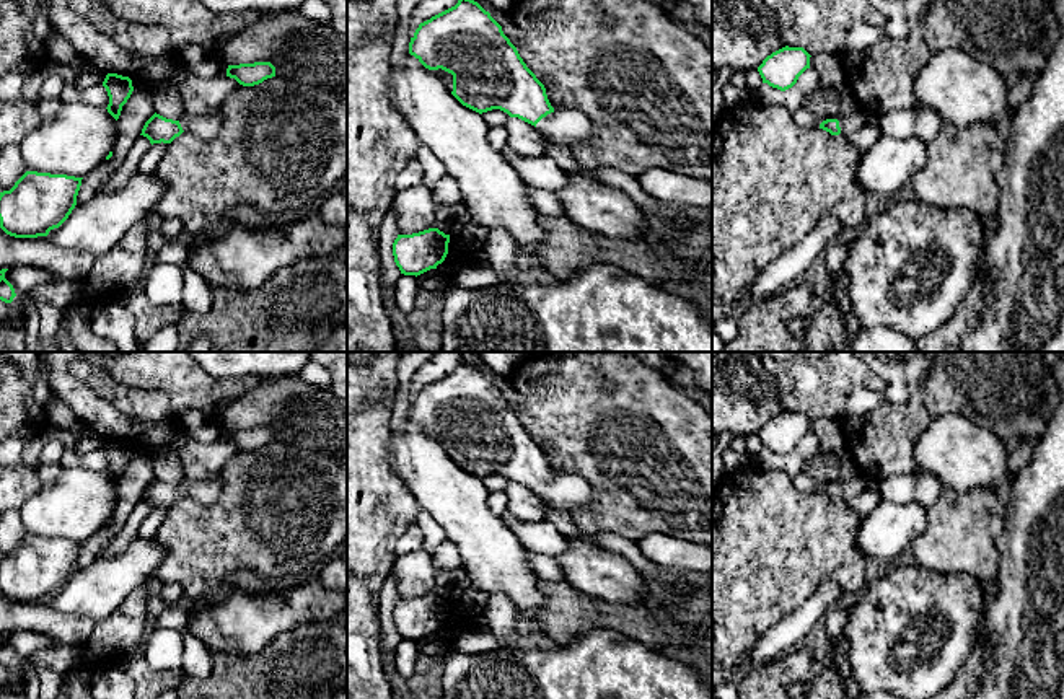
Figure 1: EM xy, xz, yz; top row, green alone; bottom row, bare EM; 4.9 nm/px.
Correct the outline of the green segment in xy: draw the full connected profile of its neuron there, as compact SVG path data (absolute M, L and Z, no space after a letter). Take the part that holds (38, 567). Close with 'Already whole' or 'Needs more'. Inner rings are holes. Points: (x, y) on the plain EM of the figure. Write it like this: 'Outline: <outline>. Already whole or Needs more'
Outline: M26 536L10 556L0 557L0 593L15 603L47 601L75 574L81 544L67 539Z. Already whole

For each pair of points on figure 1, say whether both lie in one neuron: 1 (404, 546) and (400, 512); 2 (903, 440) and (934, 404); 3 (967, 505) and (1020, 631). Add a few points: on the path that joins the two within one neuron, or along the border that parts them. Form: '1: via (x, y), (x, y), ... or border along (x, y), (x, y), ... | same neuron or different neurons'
1: border along (414, 520), (398, 540), (395, 556) | different neurons
2: via (908, 432), (926, 413) | same neuron
3: border along (999, 536), (996, 540), (999, 569), (993, 579) | different neurons

